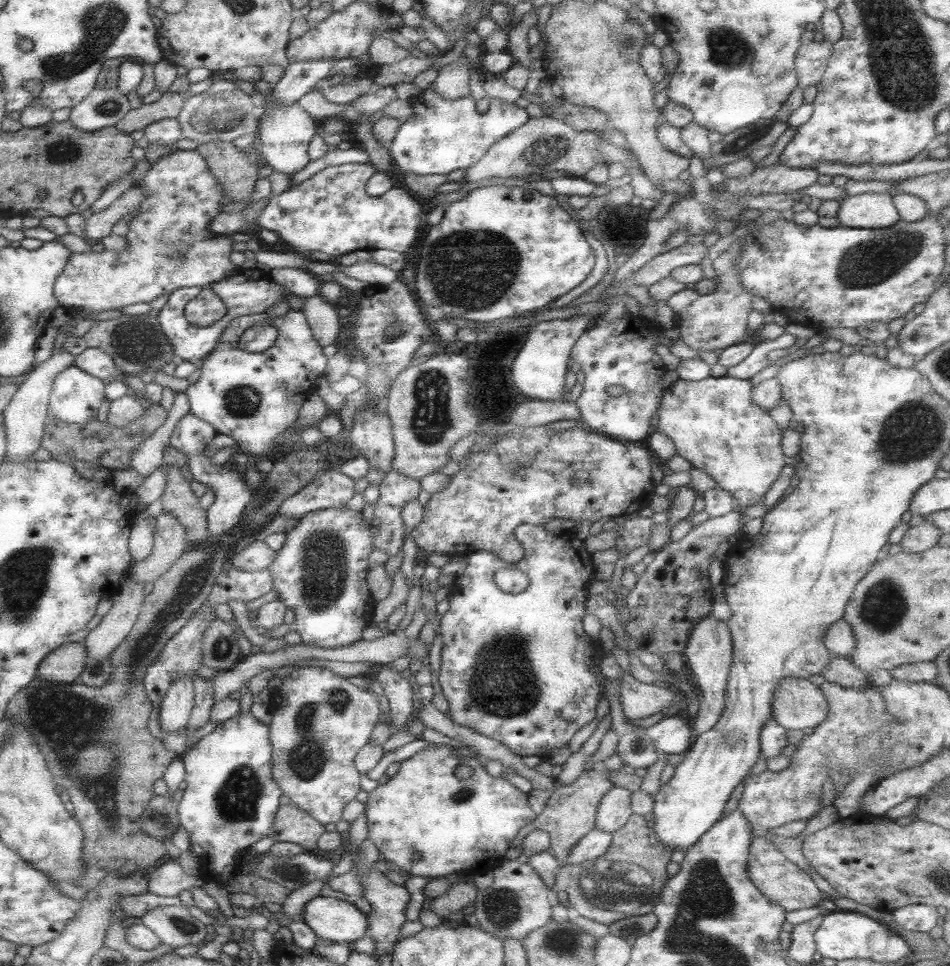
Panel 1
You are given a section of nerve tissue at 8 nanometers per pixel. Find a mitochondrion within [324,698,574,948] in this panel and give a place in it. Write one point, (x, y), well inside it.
(502, 908)

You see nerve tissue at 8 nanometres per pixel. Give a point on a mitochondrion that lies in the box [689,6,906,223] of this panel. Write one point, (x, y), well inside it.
(726, 46)

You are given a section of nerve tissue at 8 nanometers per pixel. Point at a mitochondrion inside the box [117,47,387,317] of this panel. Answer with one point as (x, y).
(197, 125)

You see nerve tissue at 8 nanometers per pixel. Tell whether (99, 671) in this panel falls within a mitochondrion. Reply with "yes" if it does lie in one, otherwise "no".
yes

